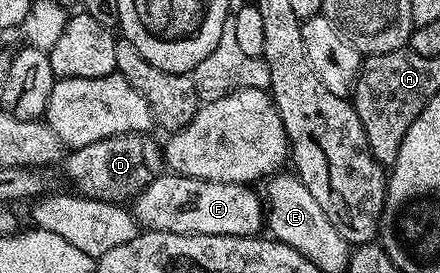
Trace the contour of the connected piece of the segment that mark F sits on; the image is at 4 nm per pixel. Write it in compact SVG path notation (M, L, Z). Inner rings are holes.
M164 172L154 177L132 199L131 213L145 230L176 234L226 234L252 238L262 233L267 210L254 187L239 182L208 182Z

